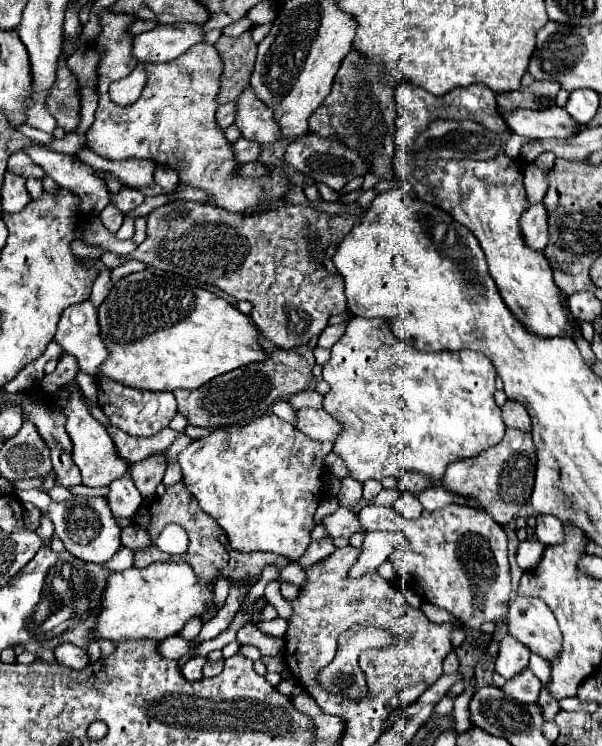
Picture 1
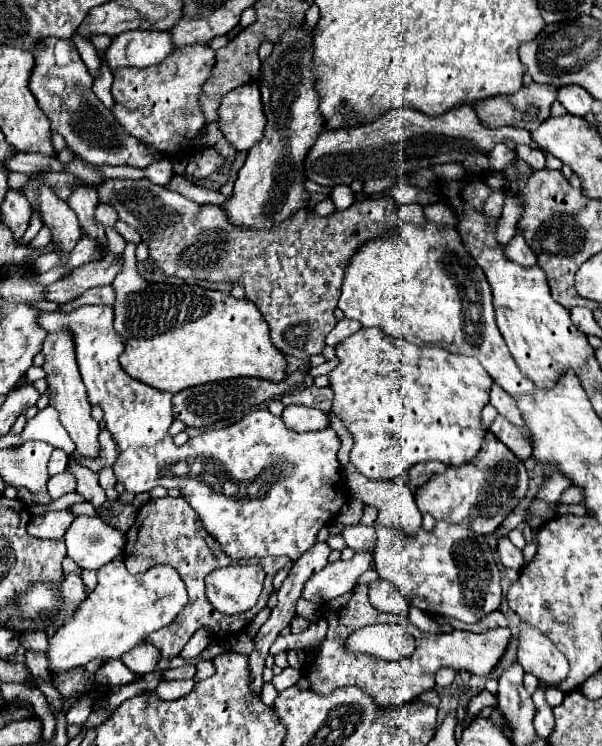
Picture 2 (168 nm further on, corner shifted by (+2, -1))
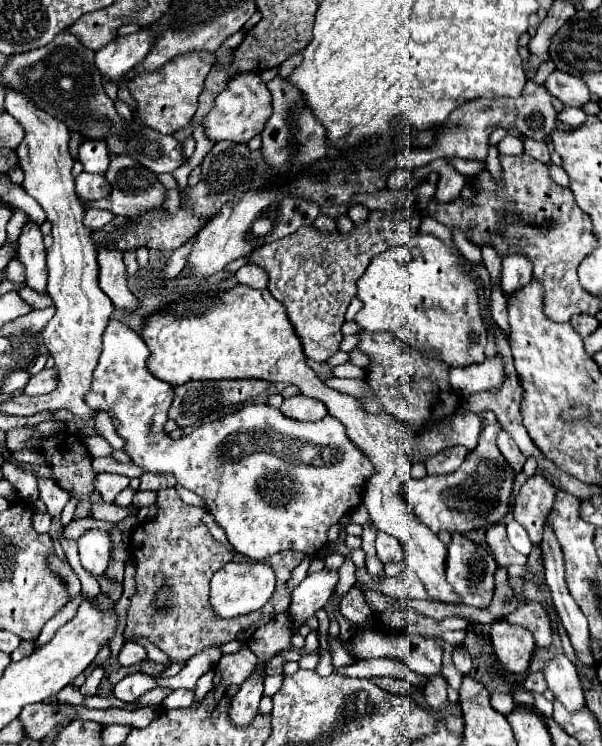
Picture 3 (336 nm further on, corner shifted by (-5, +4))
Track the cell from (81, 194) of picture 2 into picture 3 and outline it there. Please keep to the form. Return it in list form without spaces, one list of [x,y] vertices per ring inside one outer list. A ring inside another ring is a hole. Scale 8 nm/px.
[[[99,251],[99,287],[107,297],[111,297],[111,303],[115,309],[121,309],[123,313],[133,313],[139,307],[137,297],[127,287],[127,271],[121,255],[117,251]]]

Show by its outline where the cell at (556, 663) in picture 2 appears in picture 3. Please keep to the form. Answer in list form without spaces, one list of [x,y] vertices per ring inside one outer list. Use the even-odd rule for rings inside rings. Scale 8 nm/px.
[[[565,655],[549,661],[549,665],[545,667],[545,679],[549,683],[549,691],[555,695],[557,701],[563,703],[567,711],[585,707],[583,685],[579,681],[575,665]]]

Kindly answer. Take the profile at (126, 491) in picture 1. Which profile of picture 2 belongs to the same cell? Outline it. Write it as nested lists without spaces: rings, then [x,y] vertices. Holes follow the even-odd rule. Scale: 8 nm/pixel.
[[[94,304],[80,306],[72,312],[42,312],[38,324],[46,332],[68,330],[72,334],[72,342],[76,346],[76,362],[88,390],[88,400],[90,404],[98,404],[104,410],[106,428],[112,432],[112,438],[120,450],[120,456],[112,466],[116,482],[132,494],[150,492],[154,486],[178,488],[200,516],[204,528],[234,560],[264,556],[288,556],[298,560],[308,548],[316,544],[316,534],[320,528],[330,518],[334,518],[342,504],[348,500],[348,490],[344,482],[340,482],[340,464],[336,460],[336,452],[340,448],[340,438],[336,438],[336,432],[326,428],[298,434],[288,430],[282,418],[272,416],[268,410],[254,410],[228,428],[203,432],[184,446],[176,446],[168,432],[170,424],[174,422],[172,394],[142,384],[120,368],[118,356],[124,352],[124,344],[112,328],[112,318],[114,312],[110,306]]]

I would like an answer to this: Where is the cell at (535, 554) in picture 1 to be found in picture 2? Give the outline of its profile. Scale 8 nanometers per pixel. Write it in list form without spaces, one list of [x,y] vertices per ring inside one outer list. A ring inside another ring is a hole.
[[[502,538],[498,542],[498,552],[500,552],[500,560],[506,568],[514,568],[514,570],[522,570],[524,568],[524,554],[520,548],[516,548],[508,538]]]

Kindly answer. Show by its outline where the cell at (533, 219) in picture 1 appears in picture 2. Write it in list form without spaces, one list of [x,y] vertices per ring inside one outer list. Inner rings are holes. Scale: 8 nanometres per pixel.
[[[518,230],[514,238],[506,244],[506,256],[512,258],[514,262],[520,262],[522,266],[534,266],[538,260],[530,246],[524,242],[524,230]]]

